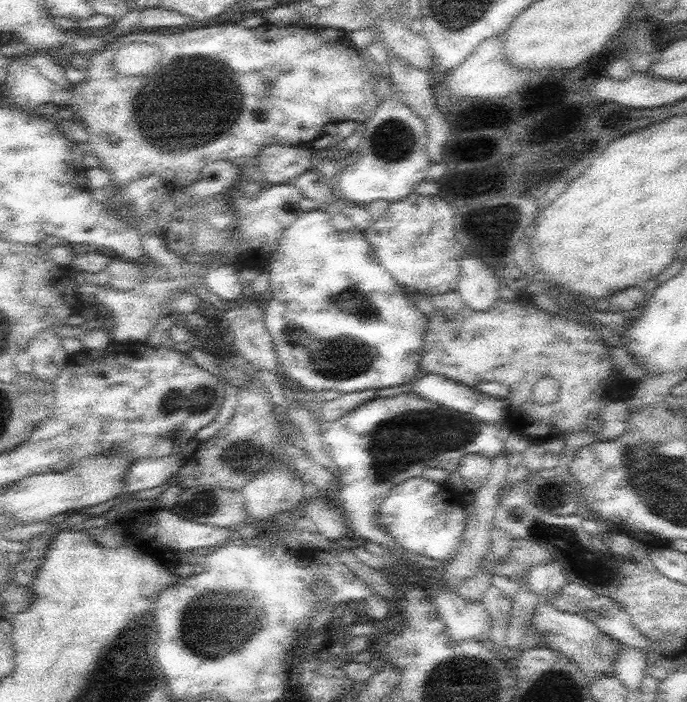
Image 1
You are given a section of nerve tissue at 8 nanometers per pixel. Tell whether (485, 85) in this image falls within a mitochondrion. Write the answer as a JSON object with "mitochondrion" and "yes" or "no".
{"mitochondrion":"no"}

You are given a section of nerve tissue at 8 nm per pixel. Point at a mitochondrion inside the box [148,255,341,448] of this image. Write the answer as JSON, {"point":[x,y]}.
{"point":[195,402]}

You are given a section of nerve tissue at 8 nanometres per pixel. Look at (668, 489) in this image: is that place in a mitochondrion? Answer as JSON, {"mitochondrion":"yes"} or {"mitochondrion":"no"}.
{"mitochondrion":"yes"}

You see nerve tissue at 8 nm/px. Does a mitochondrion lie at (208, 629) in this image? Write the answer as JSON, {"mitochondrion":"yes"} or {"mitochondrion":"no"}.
{"mitochondrion":"yes"}

